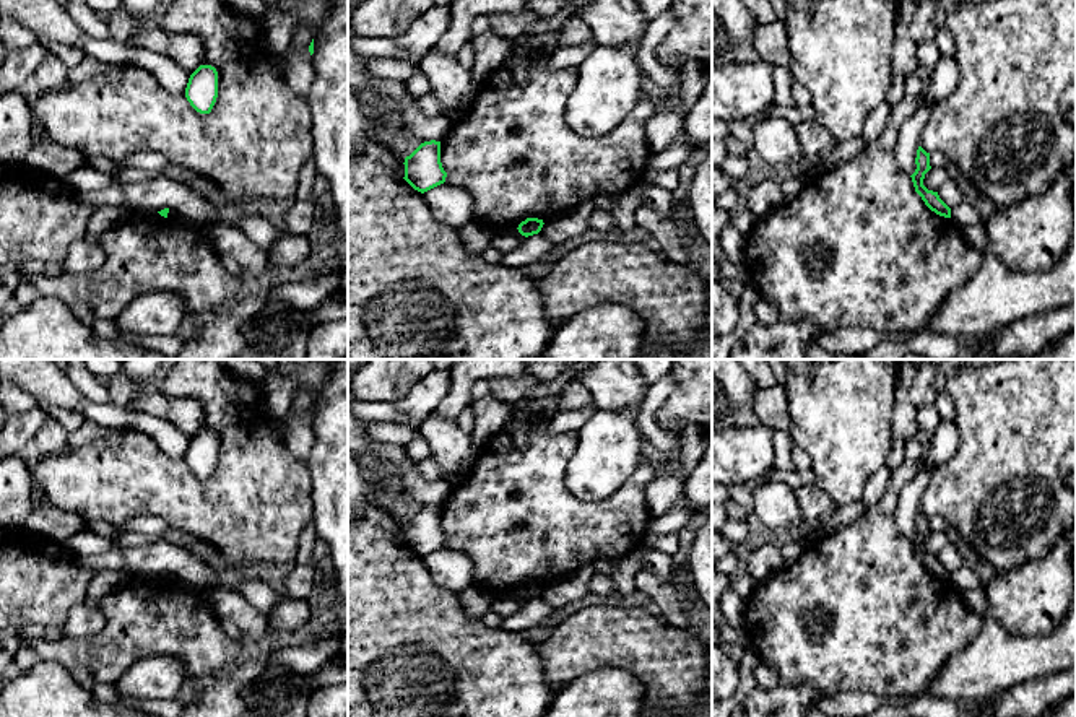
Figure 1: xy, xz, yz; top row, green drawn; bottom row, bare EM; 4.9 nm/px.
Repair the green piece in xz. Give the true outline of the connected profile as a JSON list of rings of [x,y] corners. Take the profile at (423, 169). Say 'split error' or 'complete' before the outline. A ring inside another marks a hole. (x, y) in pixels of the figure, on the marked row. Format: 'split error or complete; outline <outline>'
complete; outline [[[440,141],[421,143],[405,158],[405,180],[418,192],[424,193],[445,182],[447,172],[440,163]]]

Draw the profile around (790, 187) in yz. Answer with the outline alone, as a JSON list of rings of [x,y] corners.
[[[796,167],[796,172],[780,184],[782,203],[790,203],[808,180],[809,172],[805,167]]]

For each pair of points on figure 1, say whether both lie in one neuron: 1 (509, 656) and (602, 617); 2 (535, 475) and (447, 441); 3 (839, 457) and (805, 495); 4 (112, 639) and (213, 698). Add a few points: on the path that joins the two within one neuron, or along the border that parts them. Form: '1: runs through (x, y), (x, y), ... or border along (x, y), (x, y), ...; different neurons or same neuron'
1: border along (537, 644), (537, 652), (548, 680); different neurons
2: border along (481, 447), (477, 460), (468, 469); different neurons
3: border along (816, 483), (834, 503); different neurons
4: border along (228, 670), (215, 678); different neurons

